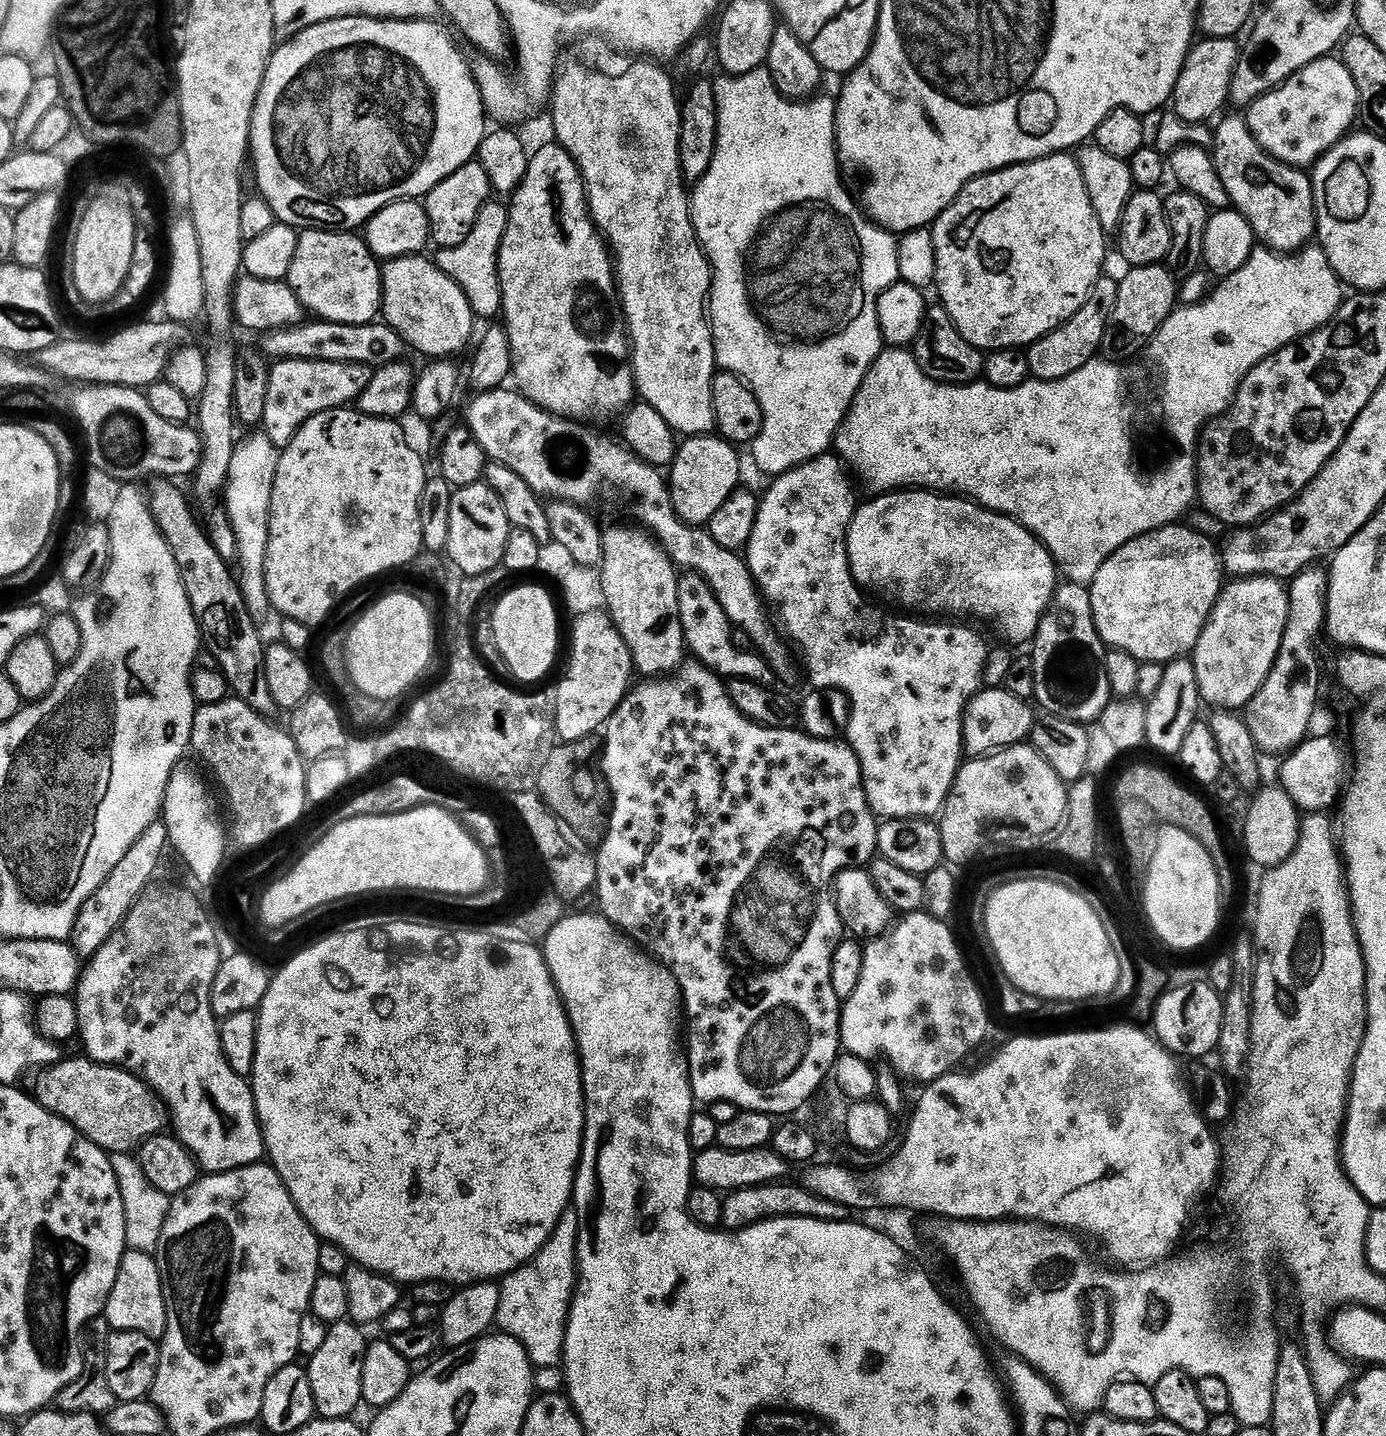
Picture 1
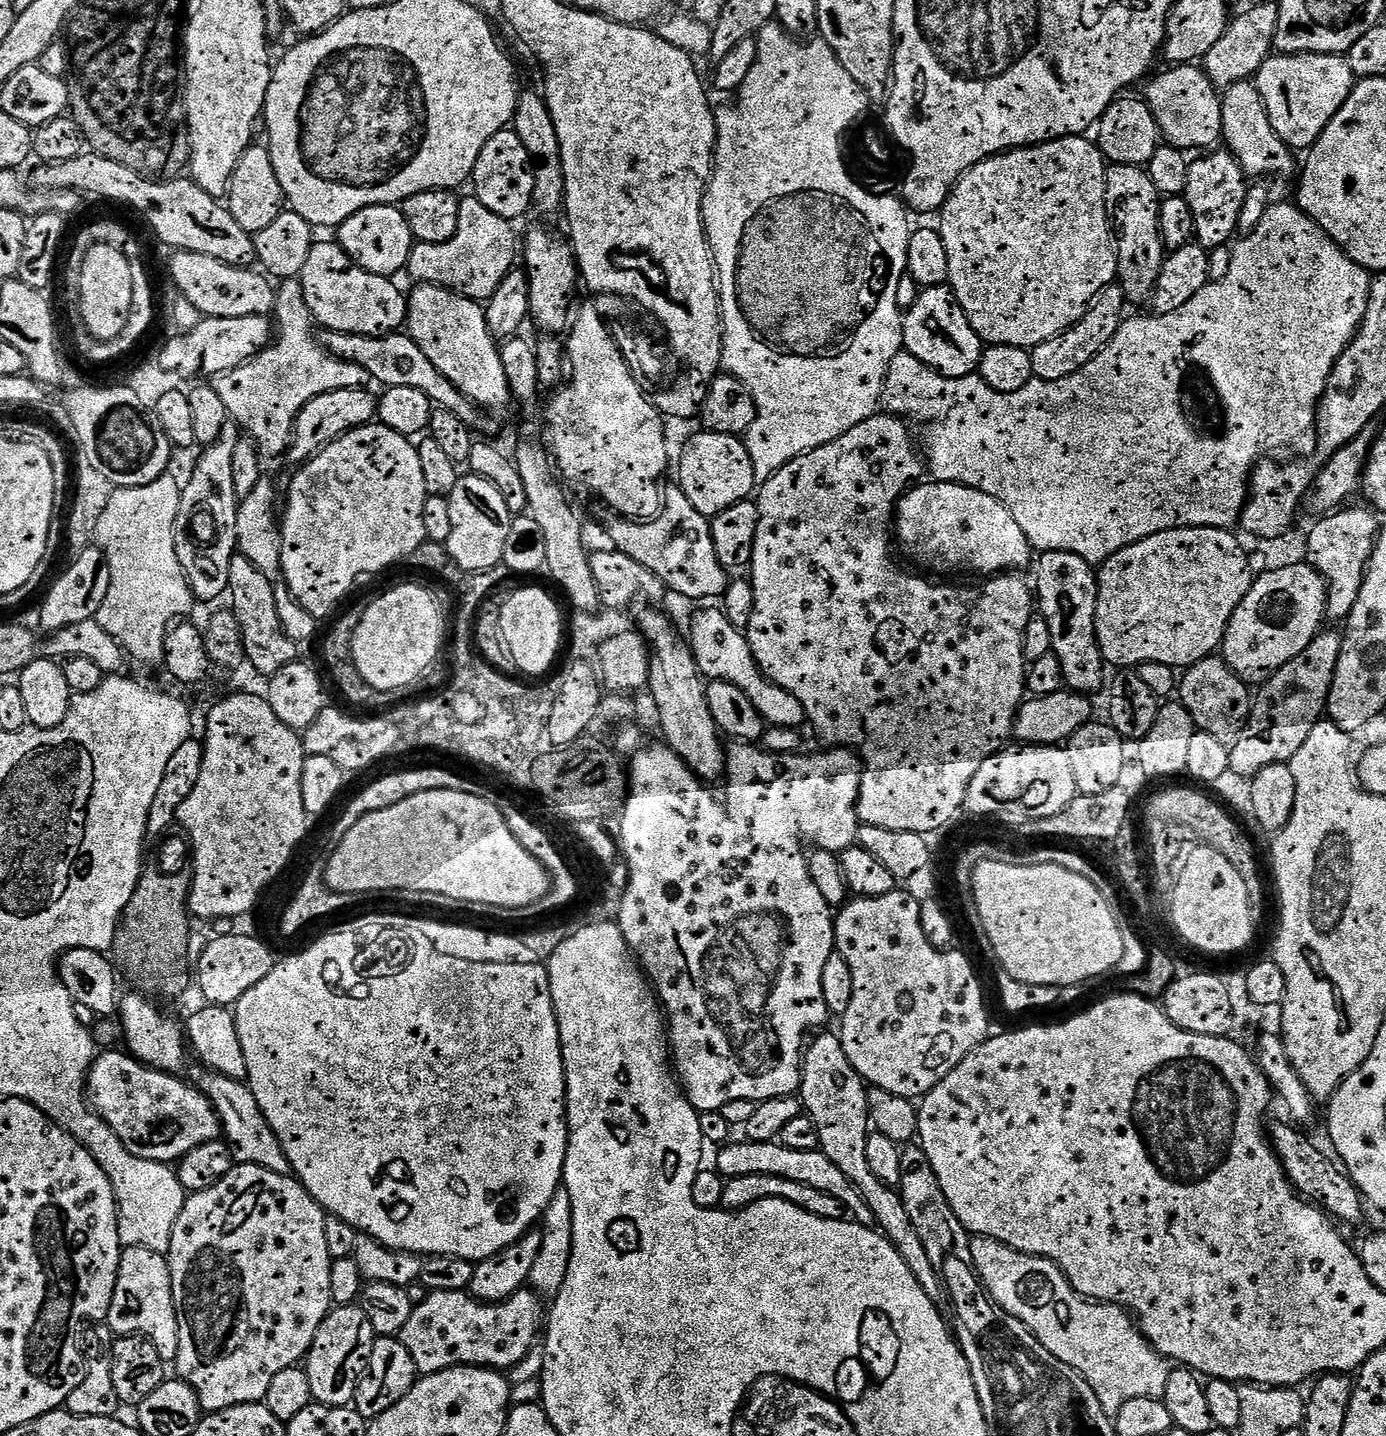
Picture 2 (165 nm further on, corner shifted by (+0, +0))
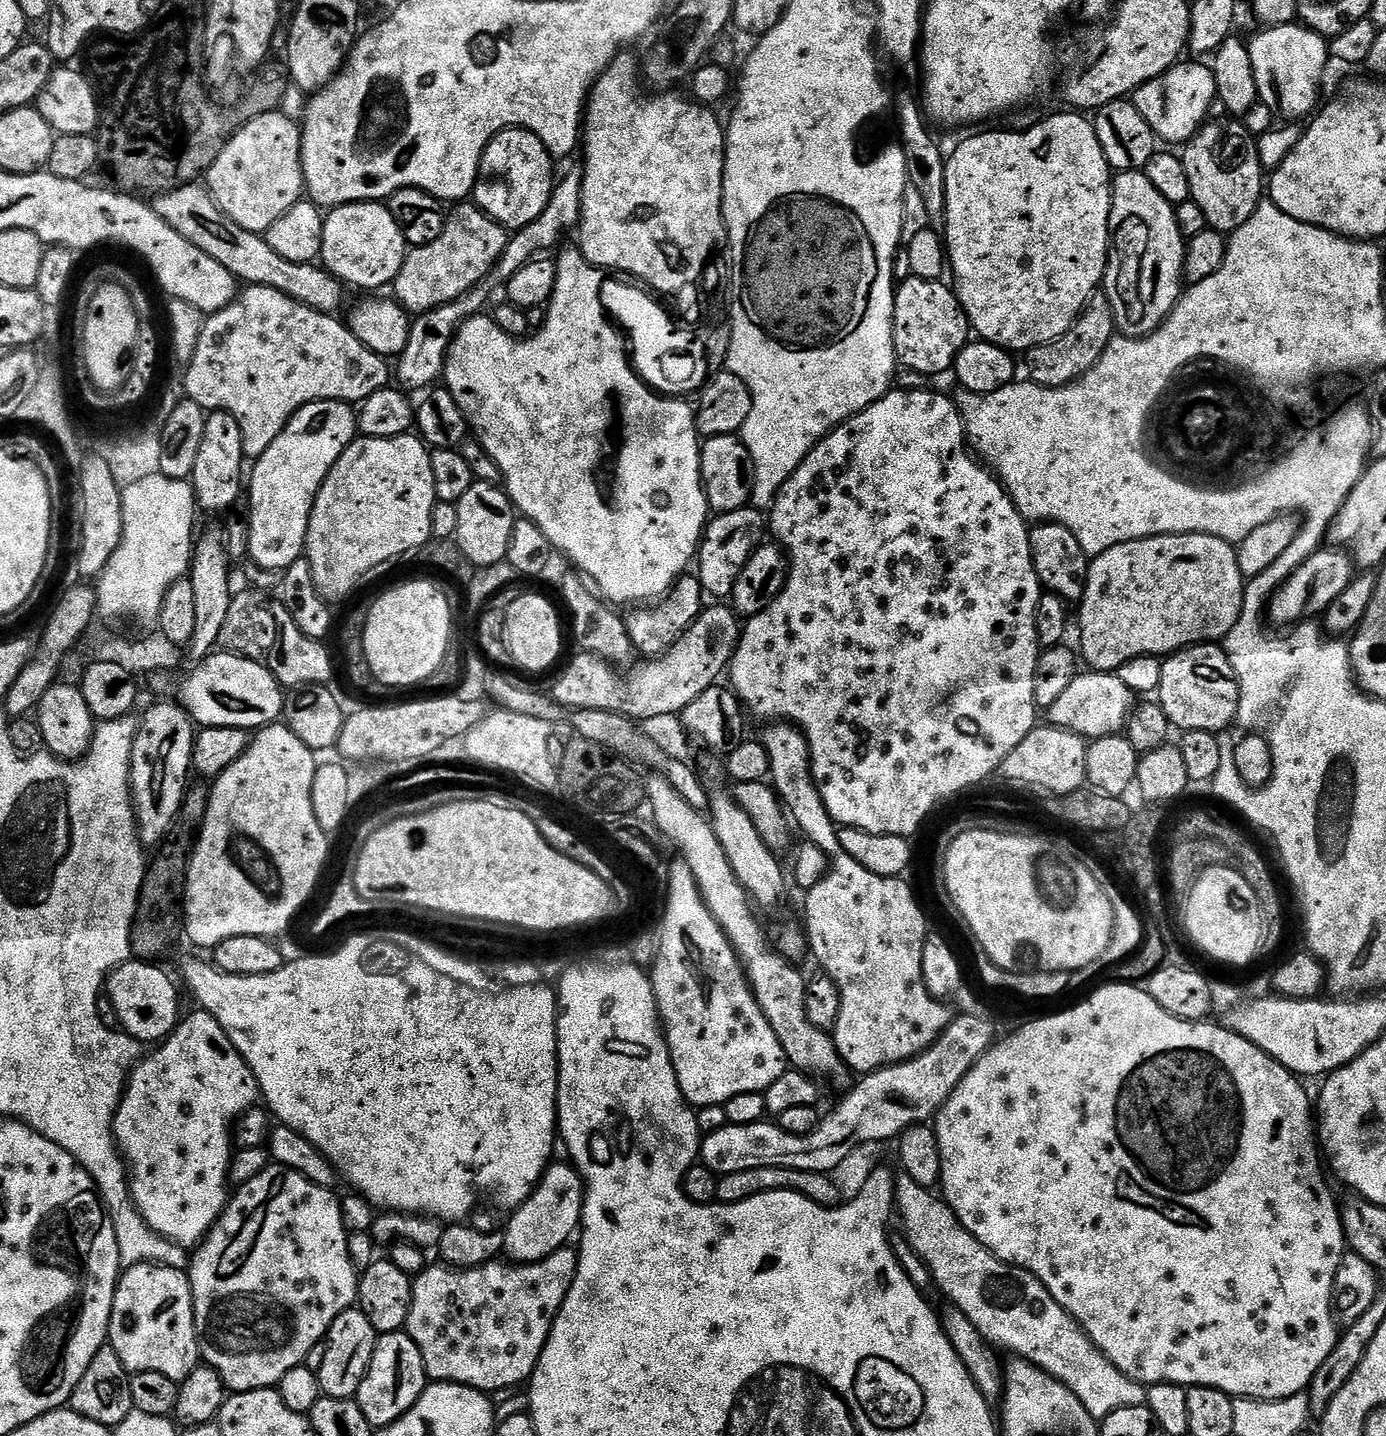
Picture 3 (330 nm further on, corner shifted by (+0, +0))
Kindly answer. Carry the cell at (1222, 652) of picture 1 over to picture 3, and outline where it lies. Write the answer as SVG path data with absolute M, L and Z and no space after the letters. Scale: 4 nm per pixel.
M1335 546L1321 547L1319 552L1316 552L1310 558L1306 558L1306 562L1302 562L1302 566L1298 566L1298 570L1296 570L1294 574L1290 574L1290 578L1284 581L1284 584L1277 592L1272 593L1266 605L1267 619L1269 621L1272 619L1276 624L1295 626L1301 622L1307 621L1309 618L1319 617L1328 609L1330 602L1334 602L1334 598L1338 598L1338 594L1342 594L1342 590L1346 590L1346 586L1350 586L1353 575L1354 561L1347 552Z

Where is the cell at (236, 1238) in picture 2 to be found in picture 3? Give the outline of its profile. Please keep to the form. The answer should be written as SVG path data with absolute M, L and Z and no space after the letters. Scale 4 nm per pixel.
M269 1163L268 1168L262 1170L262 1174L258 1174L258 1178L250 1178L250 1182L239 1185L229 1195L224 1213L217 1218L208 1235L191 1253L190 1263L186 1269L192 1287L192 1305L201 1361L220 1373L225 1389L229 1393L253 1392L263 1388L275 1389L290 1370L301 1367L307 1361L304 1359L312 1351L313 1353L317 1351L318 1345L327 1336L328 1327L332 1325L334 1318L338 1318L338 1314L342 1314L357 1303L358 1270L352 1265L348 1253L349 1235L350 1233L342 1226L342 1210L337 1193L322 1186L314 1186L314 1182L302 1178L302 1174L294 1170L283 1168L281 1164Z

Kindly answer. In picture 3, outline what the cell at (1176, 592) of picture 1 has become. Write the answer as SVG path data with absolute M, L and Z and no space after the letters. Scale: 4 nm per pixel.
M1177 532L1170 536L1151 536L1141 540L1131 540L1122 542L1110 550L1106 550L1101 556L1095 557L1088 565L1088 581L1084 596L1078 601L1080 608L1080 648L1079 655L1082 657L1089 669L1097 672L1115 673L1123 664L1130 662L1130 658L1139 656L1167 657L1173 652L1178 652L1186 648L1191 648L1194 644L1211 644L1223 641L1228 631L1238 622L1242 614L1242 602L1244 601L1244 589L1246 578L1242 570L1238 570L1238 558L1236 548L1229 544L1227 540L1217 536L1207 536L1201 532Z

